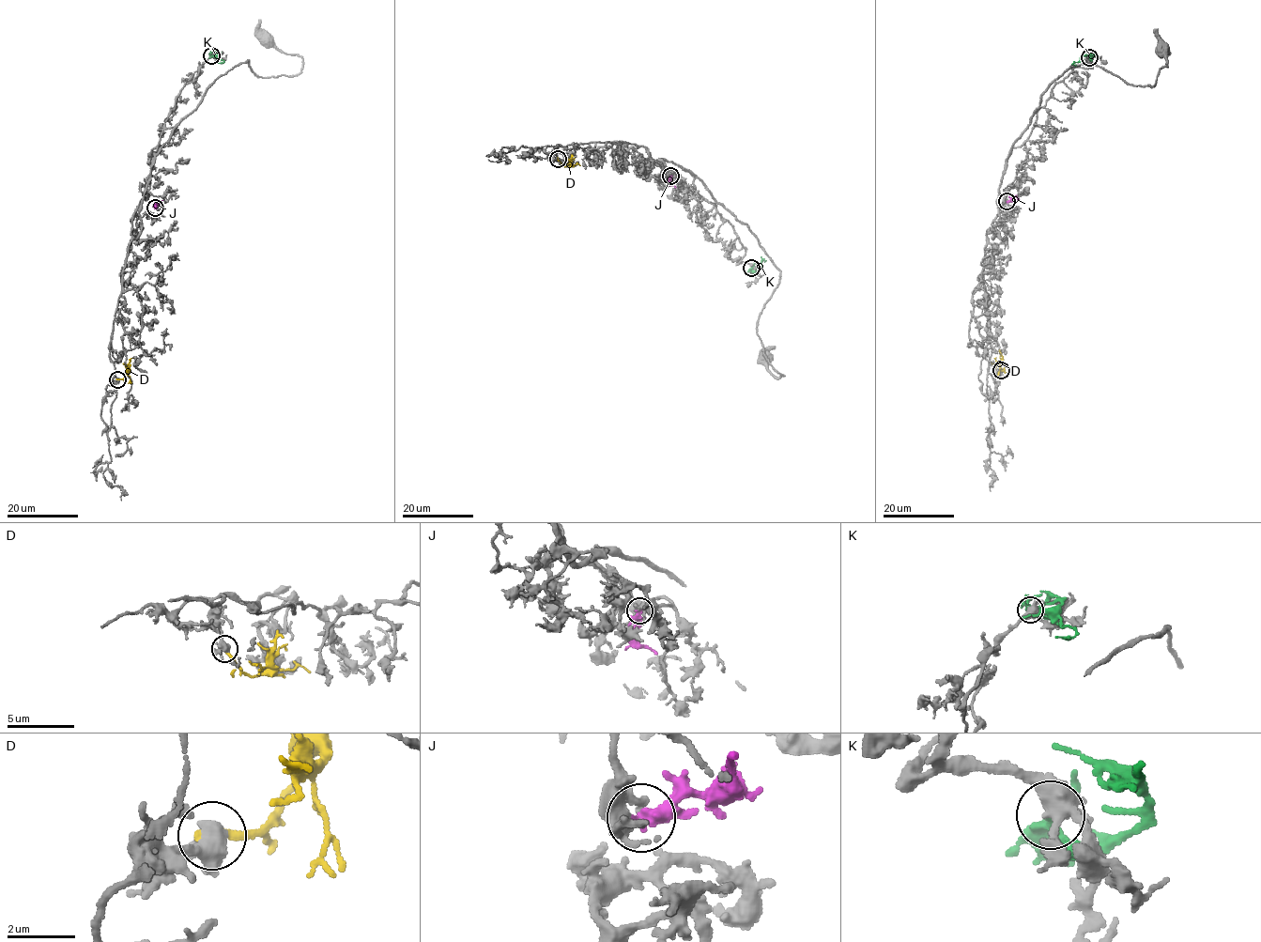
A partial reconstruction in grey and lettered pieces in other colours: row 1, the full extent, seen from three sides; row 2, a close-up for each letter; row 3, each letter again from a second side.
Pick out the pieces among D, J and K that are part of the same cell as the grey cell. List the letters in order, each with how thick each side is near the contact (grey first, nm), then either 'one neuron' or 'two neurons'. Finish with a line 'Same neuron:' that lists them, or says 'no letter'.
D: 400/240 nm | two neurons
J: 280/240 nm | one neuron
K: 380/200 nm | two neurons
Same neuron: J

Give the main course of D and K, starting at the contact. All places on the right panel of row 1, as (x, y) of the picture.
D: (1001, 371), (1004, 366), (1000, 350)
K: (1089, 58), (1085, 54), (1071, 65)

